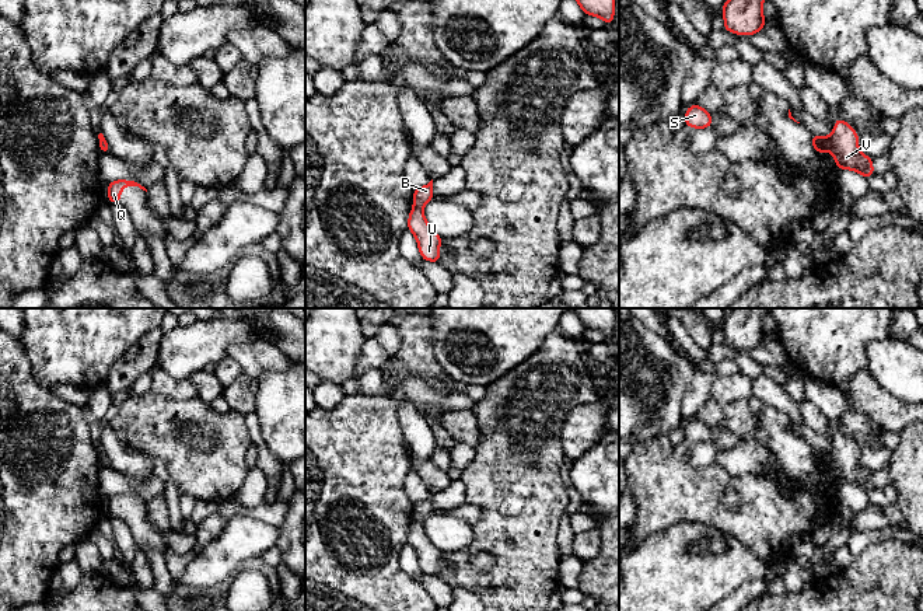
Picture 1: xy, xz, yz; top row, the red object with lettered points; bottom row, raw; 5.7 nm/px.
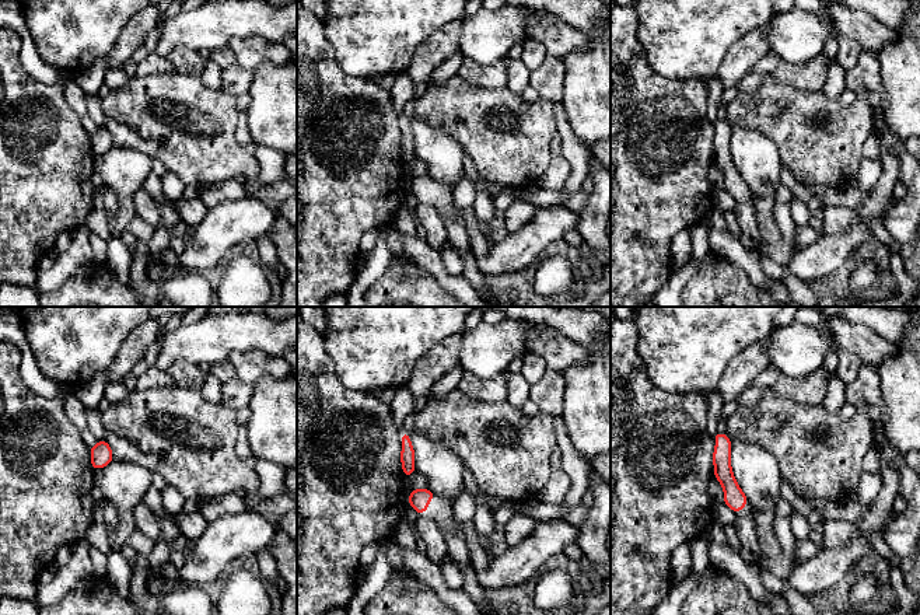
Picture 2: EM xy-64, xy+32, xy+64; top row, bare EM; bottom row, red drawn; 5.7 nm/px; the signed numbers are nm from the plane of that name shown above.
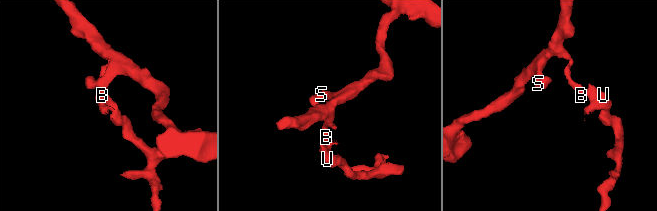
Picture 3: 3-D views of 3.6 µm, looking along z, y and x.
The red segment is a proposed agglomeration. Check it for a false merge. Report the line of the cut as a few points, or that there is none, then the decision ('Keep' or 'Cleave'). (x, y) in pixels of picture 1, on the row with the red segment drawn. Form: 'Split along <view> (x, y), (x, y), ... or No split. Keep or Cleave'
Split along yz (828, 138), (831, 147). Cleave

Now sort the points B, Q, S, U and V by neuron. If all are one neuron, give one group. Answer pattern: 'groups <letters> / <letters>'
groups B S / Q U V

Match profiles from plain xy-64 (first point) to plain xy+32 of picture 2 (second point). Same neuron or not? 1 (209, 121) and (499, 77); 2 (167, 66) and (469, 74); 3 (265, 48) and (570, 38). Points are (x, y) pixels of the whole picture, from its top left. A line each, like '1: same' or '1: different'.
1: different
2: same
3: same

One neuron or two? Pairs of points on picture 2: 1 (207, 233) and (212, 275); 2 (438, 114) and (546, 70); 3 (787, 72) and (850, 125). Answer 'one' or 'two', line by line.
1: two
2: two
3: two

